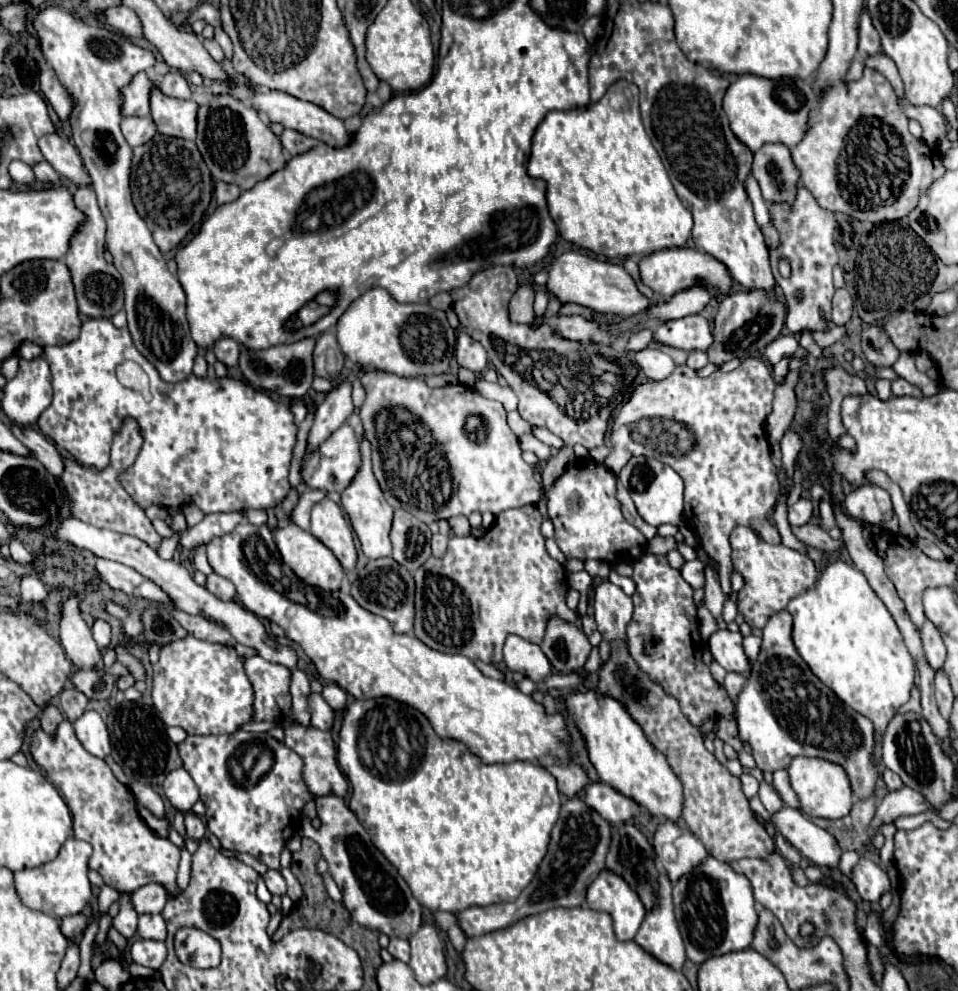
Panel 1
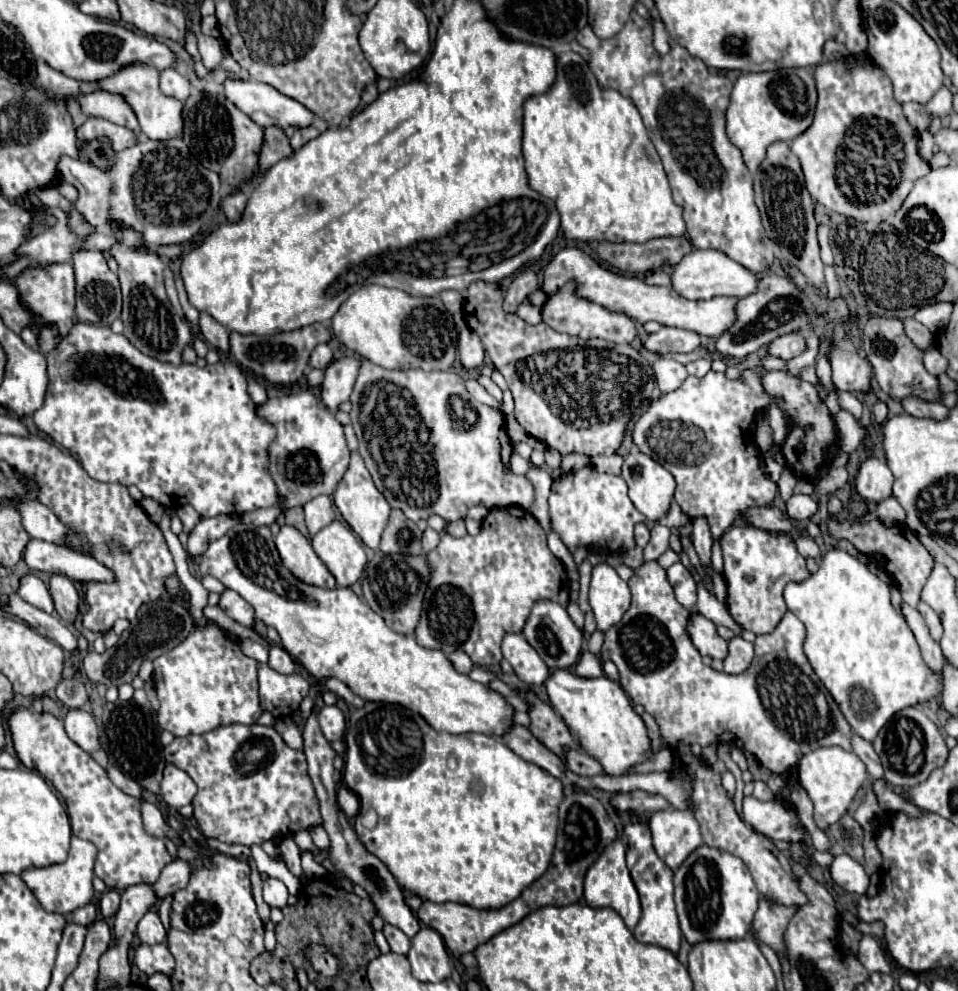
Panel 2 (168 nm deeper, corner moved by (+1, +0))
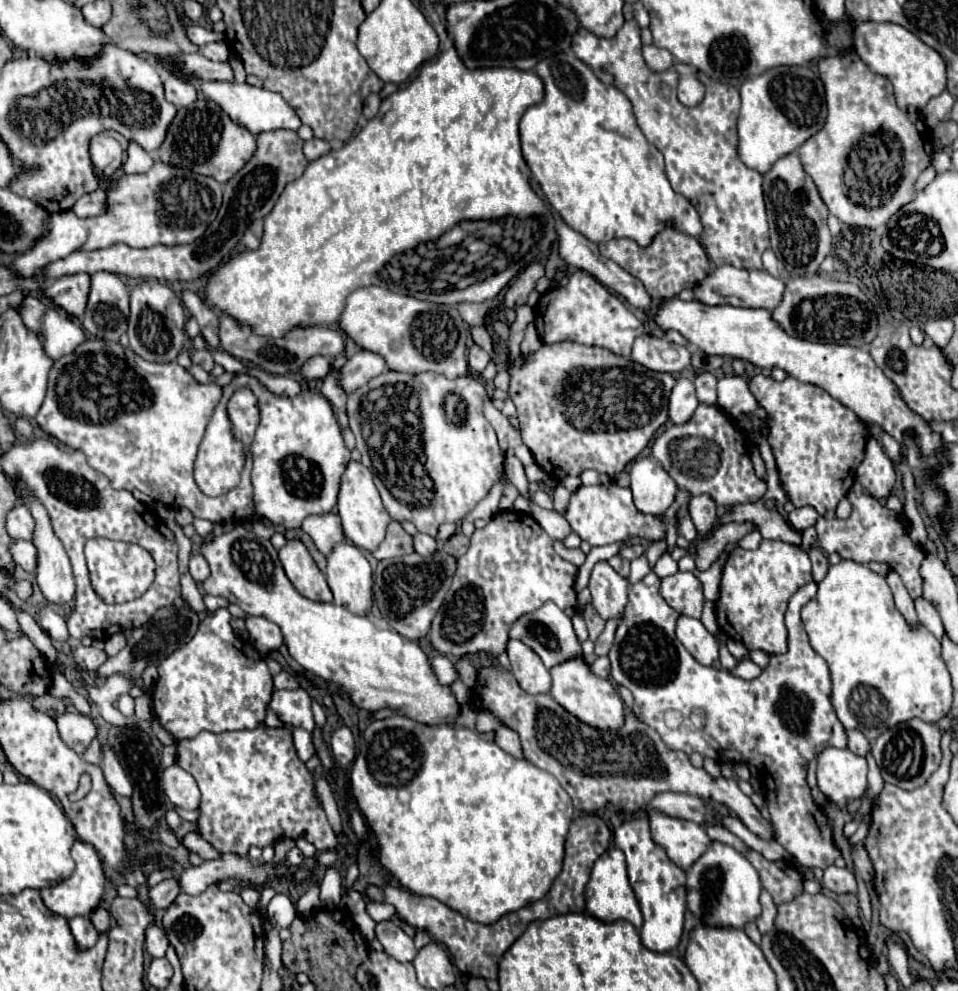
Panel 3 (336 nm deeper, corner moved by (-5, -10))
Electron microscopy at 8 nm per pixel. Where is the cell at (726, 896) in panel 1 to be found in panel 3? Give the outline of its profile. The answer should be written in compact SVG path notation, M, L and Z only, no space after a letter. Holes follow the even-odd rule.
M712 841L710 849L688 869L688 909L694 913L700 925L720 927L744 927L760 915L760 877L752 863L734 847L720 841Z

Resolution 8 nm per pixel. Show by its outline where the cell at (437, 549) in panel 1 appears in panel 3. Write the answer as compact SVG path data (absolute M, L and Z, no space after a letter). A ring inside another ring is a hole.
M416 533L414 537L414 551L418 555L432 555L432 551L436 551L436 539L424 533Z

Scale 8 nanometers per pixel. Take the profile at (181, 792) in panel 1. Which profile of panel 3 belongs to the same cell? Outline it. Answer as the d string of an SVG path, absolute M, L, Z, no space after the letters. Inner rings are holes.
M172 765L164 769L162 775L162 787L166 797L182 809L198 809L200 805L200 789L196 785L196 779L188 775L182 767Z

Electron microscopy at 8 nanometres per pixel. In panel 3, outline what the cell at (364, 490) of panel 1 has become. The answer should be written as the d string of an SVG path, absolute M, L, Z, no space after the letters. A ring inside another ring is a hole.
M350 461L346 465L346 471L342 473L340 479L340 491L338 491L338 515L342 519L342 527L346 533L346 539L354 543L360 549L374 551L382 541L384 541L384 531L386 525L392 521L390 515L386 513L382 499L378 495L378 489L372 481L372 473L358 461Z

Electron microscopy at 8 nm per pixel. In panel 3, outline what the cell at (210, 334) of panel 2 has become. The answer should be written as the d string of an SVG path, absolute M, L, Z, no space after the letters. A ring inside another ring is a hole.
M182 289L180 293L182 305L192 313L192 317L198 321L202 337L206 339L210 349L218 349L220 347L220 339L218 339L218 315L198 297L198 293L190 291L190 289Z

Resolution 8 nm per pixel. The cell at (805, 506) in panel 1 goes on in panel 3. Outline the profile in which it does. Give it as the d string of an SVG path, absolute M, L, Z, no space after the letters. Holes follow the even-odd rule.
M798 507L792 513L788 513L788 523L796 529L796 531L804 531L808 527L812 527L818 519L818 513L814 507Z

